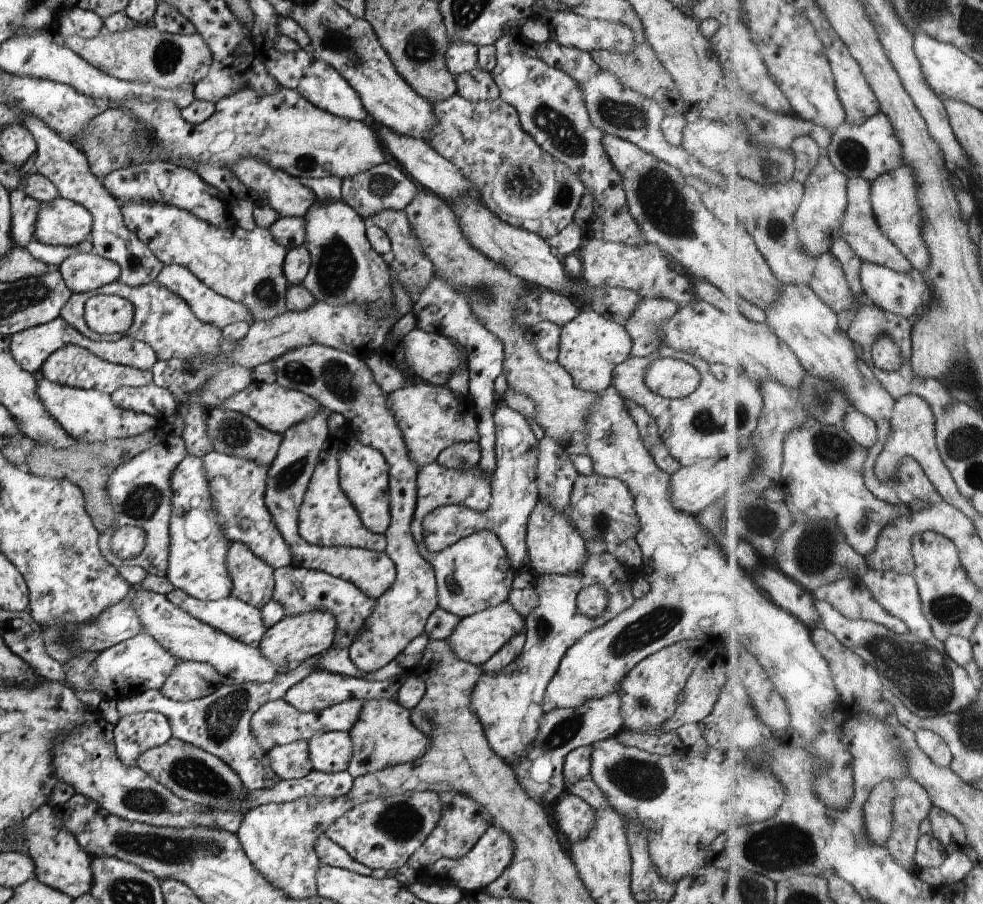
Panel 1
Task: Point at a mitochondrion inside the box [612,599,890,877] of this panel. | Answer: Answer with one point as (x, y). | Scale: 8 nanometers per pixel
(782, 846)

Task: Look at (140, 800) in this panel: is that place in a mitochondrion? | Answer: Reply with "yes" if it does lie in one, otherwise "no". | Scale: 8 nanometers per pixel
yes

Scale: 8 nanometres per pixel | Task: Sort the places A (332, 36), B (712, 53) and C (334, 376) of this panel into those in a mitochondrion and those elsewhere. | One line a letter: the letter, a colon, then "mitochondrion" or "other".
A: mitochondrion
B: other
C: mitochondrion

